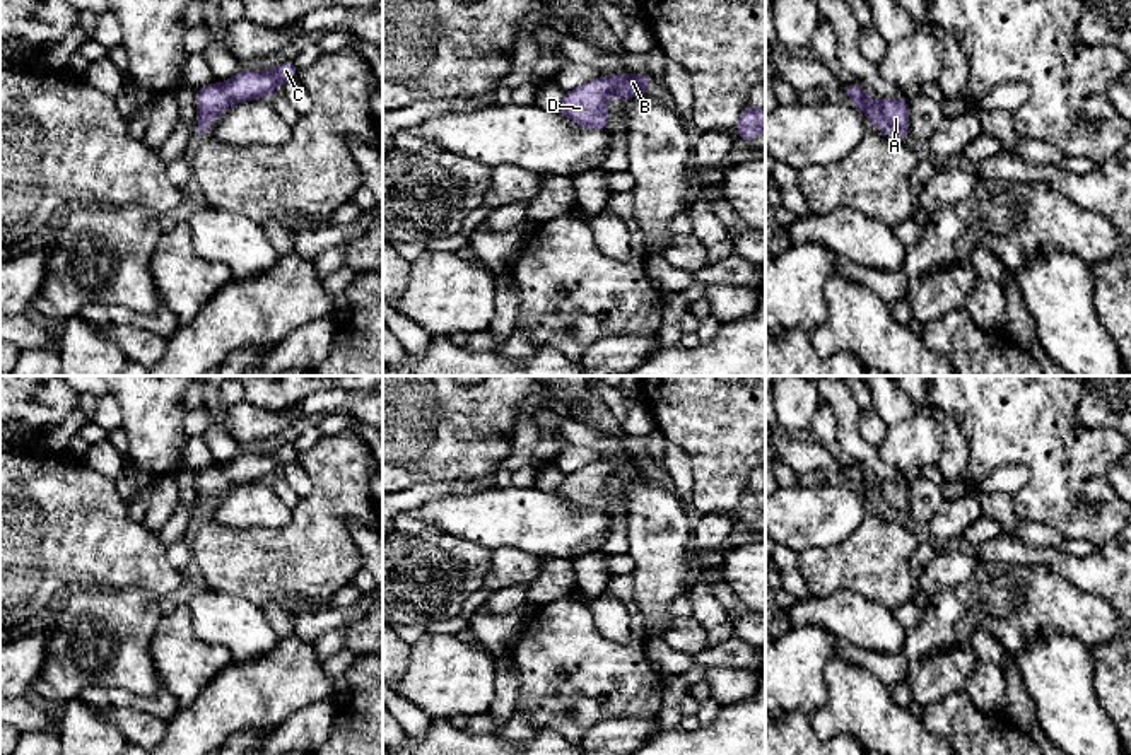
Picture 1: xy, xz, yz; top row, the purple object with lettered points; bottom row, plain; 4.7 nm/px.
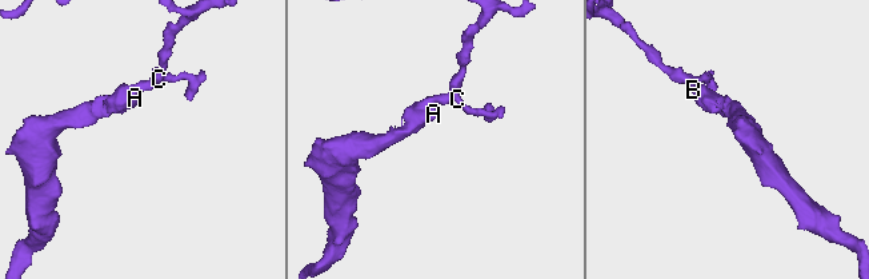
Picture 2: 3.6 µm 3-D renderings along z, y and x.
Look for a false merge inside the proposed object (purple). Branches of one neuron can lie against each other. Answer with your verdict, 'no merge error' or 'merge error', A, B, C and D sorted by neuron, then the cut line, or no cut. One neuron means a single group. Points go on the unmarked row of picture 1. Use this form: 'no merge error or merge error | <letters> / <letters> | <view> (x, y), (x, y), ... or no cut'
no merge error | A B C D | no cut

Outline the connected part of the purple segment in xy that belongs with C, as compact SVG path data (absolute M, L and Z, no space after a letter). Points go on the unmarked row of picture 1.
M282 444L273 453L239 453L226 466L212 465L196 475L198 518L232 485L268 480L273 471L296 461L299 451L294 444Z

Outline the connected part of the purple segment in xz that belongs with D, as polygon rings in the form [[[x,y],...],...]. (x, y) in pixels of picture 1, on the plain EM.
[[[620,456],[589,463],[569,475],[557,494],[586,511],[608,512],[607,480],[618,477],[624,482],[649,473],[653,463],[648,456]]]

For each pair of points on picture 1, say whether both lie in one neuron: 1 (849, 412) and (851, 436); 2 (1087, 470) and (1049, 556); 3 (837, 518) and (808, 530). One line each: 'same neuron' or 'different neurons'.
1: same neuron
2: different neurons
3: same neuron

